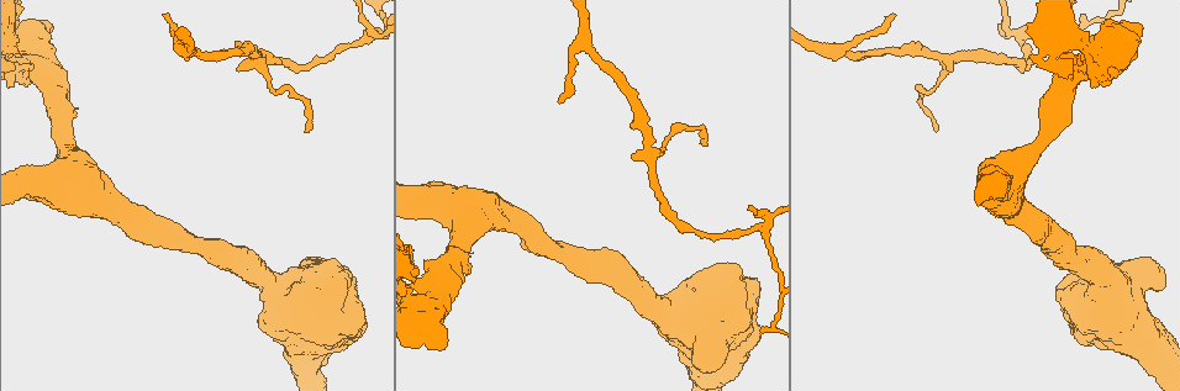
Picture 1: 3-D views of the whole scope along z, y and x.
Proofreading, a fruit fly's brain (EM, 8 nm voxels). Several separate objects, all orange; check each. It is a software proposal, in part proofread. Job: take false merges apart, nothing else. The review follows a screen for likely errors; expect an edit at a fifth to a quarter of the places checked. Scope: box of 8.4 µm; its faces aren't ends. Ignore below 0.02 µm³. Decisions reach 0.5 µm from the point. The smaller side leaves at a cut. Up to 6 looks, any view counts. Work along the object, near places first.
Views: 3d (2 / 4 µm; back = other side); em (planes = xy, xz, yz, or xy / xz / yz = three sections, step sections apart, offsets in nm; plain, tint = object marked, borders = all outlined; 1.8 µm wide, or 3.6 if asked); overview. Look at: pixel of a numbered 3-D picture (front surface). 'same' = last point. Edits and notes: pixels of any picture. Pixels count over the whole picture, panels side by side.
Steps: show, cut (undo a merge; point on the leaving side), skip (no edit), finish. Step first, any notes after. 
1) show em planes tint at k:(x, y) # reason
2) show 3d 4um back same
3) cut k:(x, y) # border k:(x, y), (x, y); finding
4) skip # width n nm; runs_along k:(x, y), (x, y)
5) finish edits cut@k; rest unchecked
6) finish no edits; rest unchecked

show em planes tint at 1:(760, 228) # sharp bend

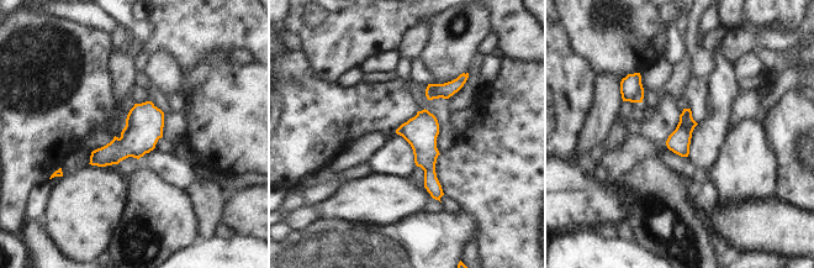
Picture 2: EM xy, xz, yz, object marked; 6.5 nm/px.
skip # width 150 nm; runs_along 2:(424, 113), (426, 159), (437, 195); one cell here

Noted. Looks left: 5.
show em planes tint at 1:(648, 153) # calibre changes

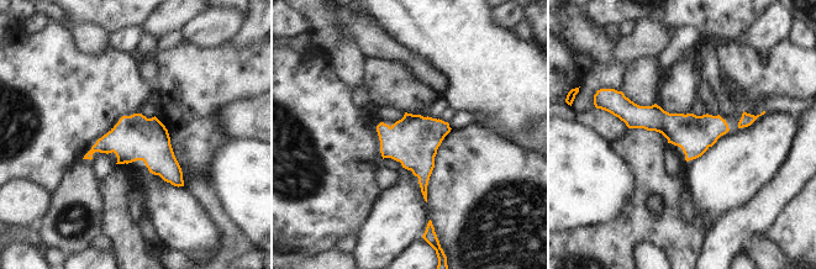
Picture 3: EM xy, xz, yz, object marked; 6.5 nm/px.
skip # runs_along 3:(617, 110), (678, 128), (725, 128); one cell here

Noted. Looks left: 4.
show 3d 4um at 1:(90, 193) # calibre changes

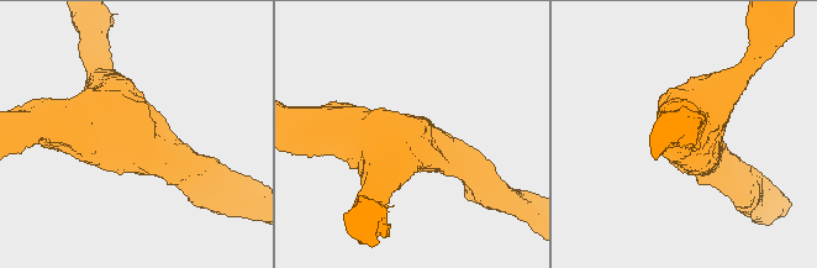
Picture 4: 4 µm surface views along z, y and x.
show em 3.6um planes borders at 4:(136, 135) # shape alone is not enough

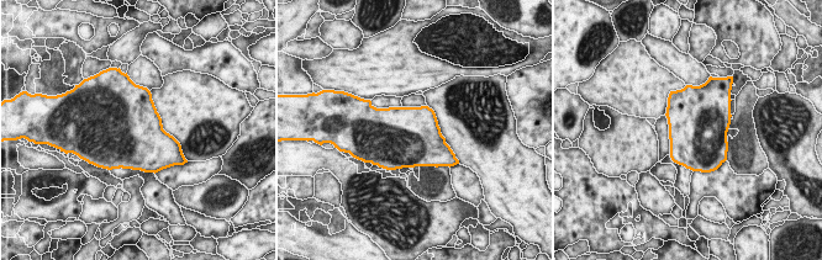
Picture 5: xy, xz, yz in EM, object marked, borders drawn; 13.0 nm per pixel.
skip # all the same cell

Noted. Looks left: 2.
finish no edits; rest unchecked

